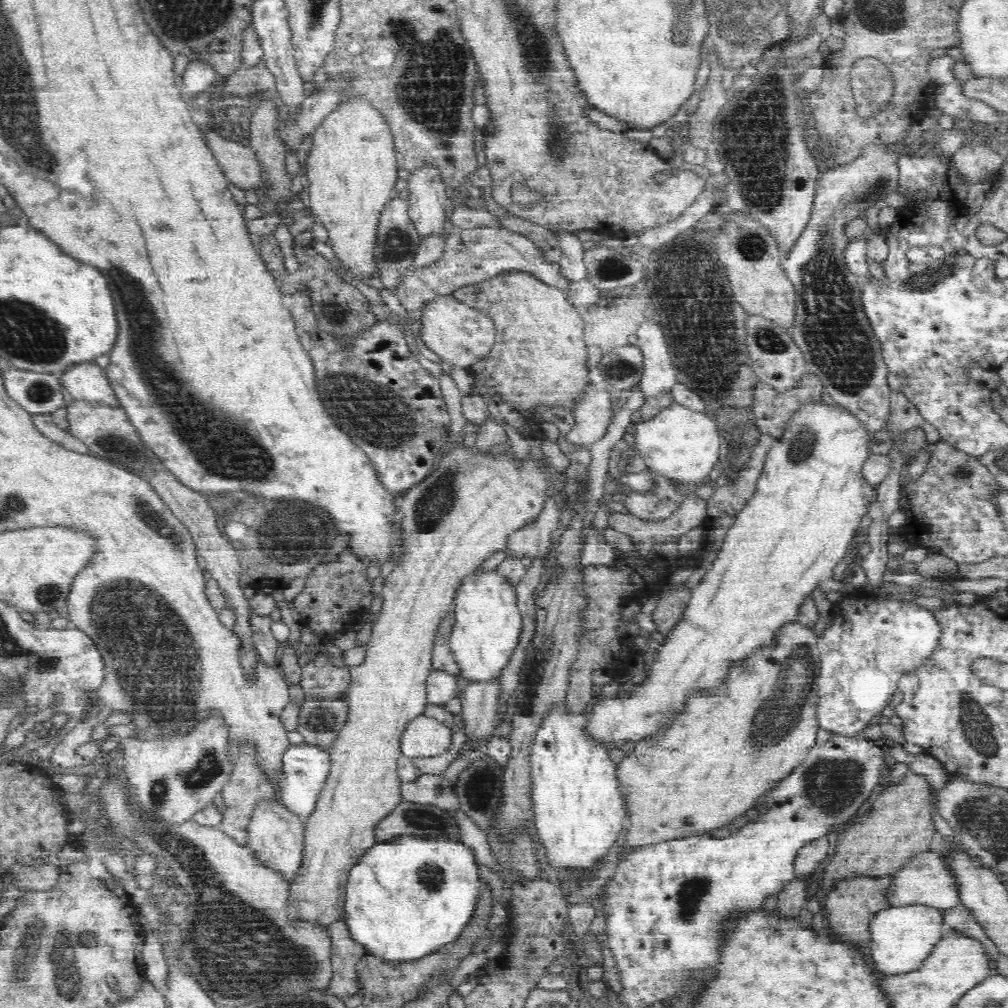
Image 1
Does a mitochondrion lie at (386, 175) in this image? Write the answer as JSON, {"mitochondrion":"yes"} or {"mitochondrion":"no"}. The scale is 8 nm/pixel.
{"mitochondrion":"no"}

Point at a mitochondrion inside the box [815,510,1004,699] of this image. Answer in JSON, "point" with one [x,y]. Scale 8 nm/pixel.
{"point":[877,645]}

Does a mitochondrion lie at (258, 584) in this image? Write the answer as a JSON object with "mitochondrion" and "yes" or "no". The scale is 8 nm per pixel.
{"mitochondrion":"no"}

